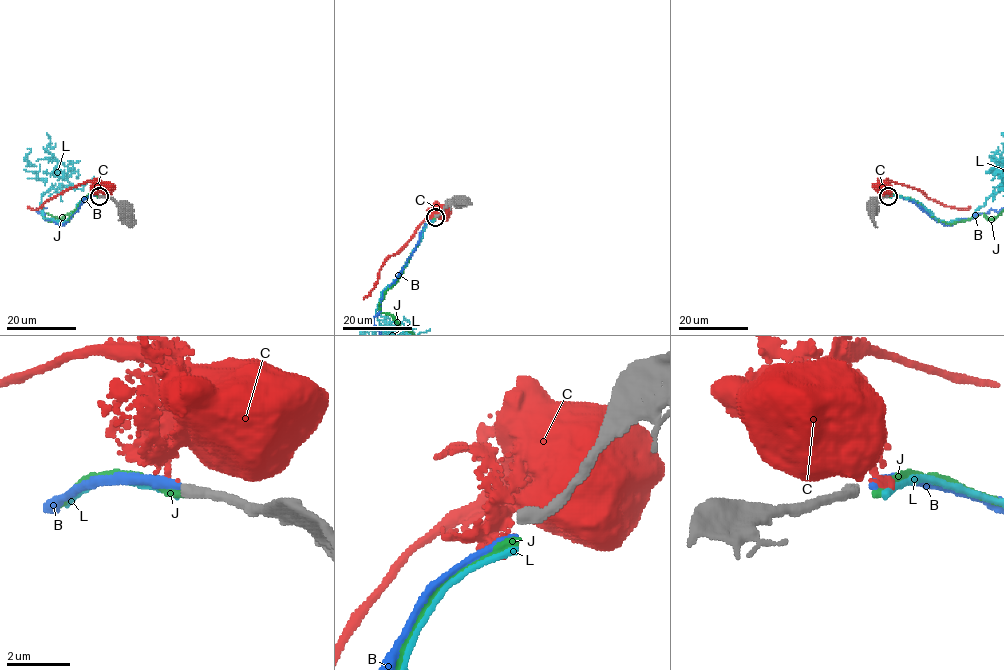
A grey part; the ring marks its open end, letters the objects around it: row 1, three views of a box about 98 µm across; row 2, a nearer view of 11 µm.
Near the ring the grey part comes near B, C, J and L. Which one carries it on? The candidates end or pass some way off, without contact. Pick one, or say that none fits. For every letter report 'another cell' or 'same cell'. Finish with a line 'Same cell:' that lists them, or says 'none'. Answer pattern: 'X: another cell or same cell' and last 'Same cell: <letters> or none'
B: another cell
C: another cell
J: another cell
L: another cell
Same cell: none

